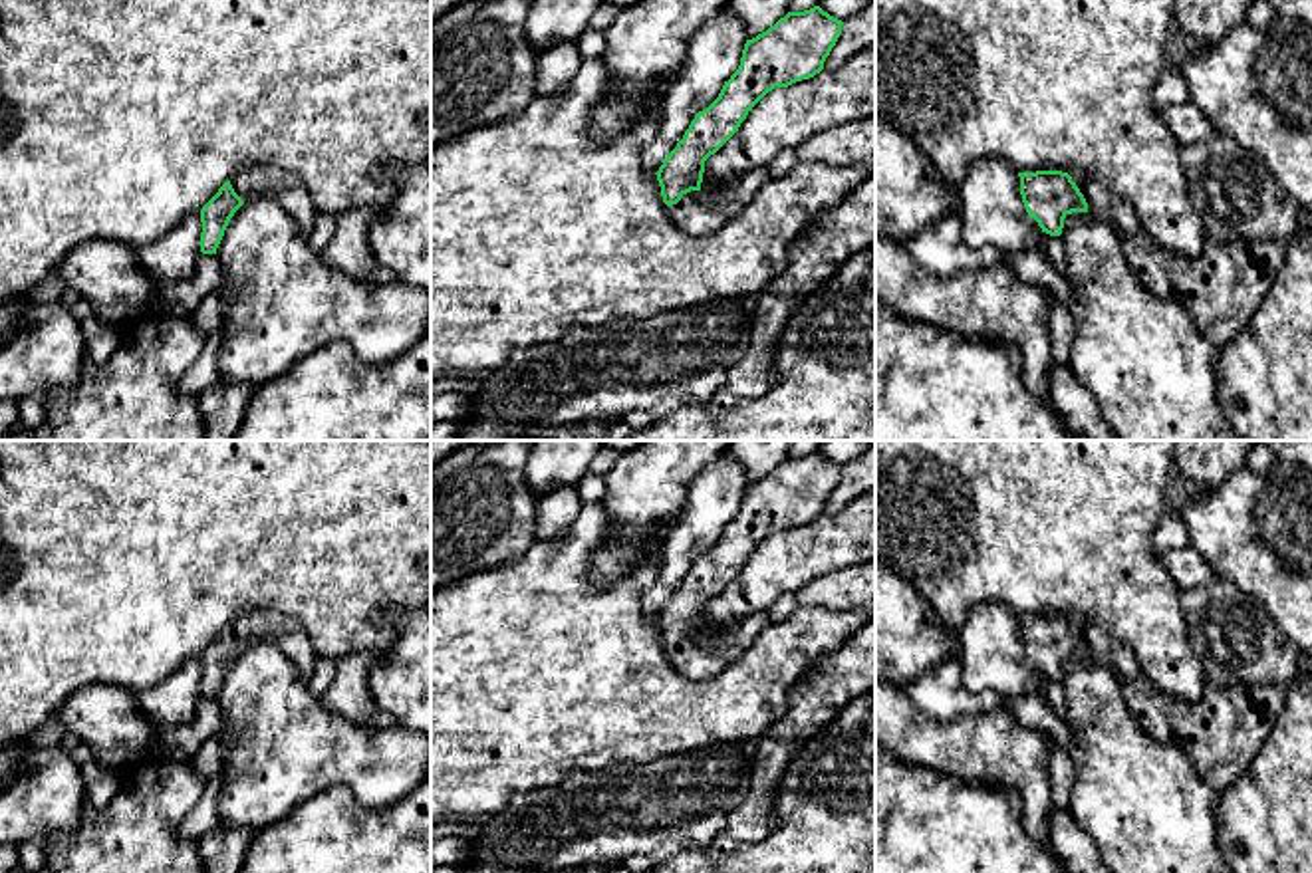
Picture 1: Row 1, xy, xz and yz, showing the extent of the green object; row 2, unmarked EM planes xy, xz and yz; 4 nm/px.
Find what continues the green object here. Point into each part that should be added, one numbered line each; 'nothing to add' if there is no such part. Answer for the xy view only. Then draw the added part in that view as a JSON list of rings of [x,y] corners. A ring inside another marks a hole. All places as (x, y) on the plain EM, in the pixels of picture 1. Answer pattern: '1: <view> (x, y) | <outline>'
nothing to add

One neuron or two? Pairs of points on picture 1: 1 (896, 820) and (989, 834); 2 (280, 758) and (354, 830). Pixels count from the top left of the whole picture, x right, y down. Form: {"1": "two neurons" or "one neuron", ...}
{"1": "one neuron", "2": "two neurons"}

